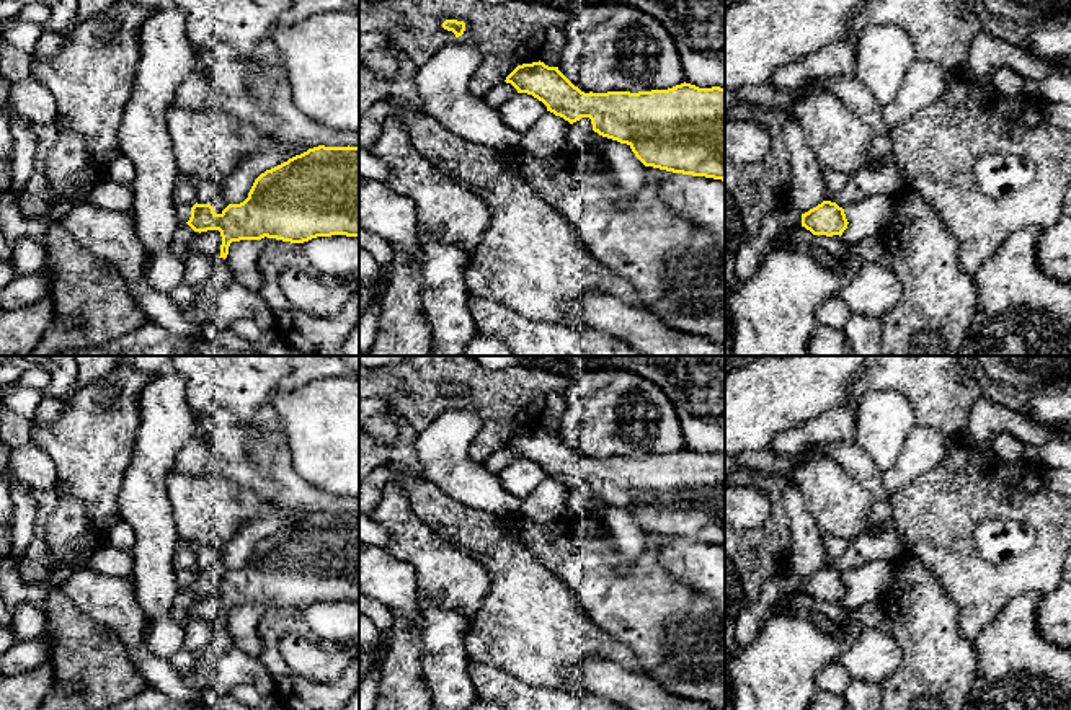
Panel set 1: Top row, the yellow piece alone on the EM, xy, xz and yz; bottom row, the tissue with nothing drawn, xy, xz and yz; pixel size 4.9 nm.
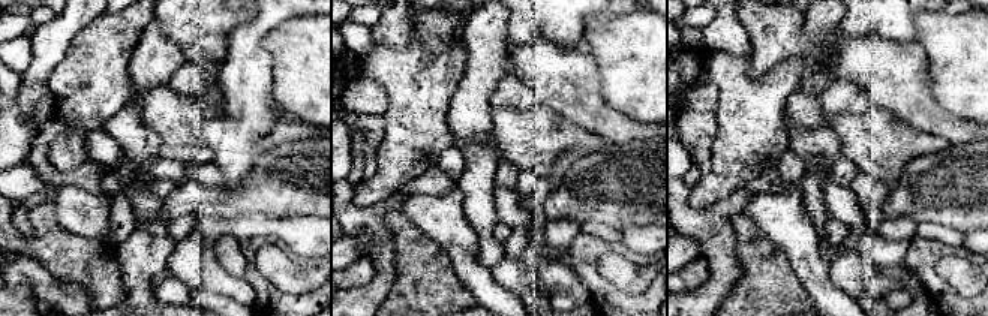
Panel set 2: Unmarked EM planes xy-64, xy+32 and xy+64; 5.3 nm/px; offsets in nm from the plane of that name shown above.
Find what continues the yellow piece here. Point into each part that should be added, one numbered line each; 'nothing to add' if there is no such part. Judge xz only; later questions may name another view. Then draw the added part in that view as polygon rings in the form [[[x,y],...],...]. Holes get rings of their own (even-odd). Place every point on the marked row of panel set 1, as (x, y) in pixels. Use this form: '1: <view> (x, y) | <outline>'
nothing to add

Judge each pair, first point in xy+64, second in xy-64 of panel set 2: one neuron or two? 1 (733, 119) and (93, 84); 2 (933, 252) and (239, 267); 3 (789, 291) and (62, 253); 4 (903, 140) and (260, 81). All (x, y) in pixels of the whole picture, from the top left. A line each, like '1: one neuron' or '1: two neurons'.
1: one neuron
2: two neurons
3: one neuron
4: two neurons

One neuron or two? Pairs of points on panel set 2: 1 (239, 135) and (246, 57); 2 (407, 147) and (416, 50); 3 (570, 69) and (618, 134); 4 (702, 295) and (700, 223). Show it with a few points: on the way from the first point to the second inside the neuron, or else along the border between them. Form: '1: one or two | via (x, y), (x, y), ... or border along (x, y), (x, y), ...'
1: one | via (246, 116), (246, 77)
2: one | via (414, 123), (414, 74)
3: one | via (570, 86), (601, 117)
4: one | via (718, 277), (718, 241)

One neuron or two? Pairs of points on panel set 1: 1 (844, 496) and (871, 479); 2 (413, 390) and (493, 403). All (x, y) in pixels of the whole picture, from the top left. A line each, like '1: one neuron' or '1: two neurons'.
1: two neurons
2: one neuron

